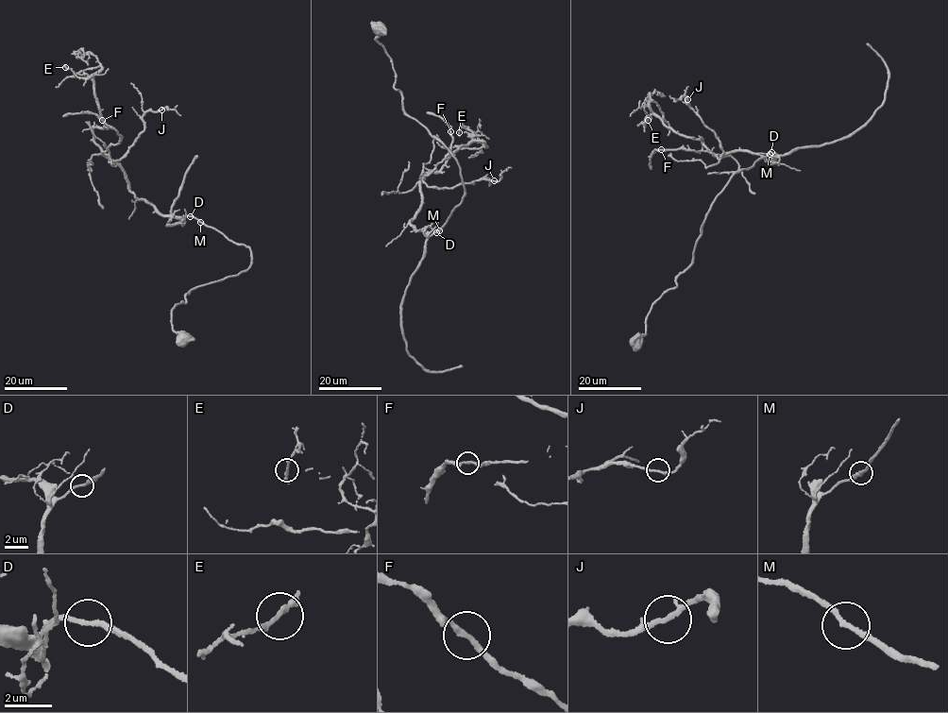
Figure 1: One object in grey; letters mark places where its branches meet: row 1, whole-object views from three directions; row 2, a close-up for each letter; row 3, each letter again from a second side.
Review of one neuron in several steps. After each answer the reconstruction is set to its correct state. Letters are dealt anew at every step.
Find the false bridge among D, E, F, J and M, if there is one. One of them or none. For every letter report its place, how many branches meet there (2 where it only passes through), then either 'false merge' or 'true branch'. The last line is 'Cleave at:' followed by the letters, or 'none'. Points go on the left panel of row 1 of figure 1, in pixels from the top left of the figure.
D: place (190, 216); branches 2; true branch
E: place (65, 67); branches 2; true branch
F: place (102, 120); branches 2; true branch
J: place (161, 110); branches 2; true branch
M: place (200, 222); branches 2; true branch
Cleave at: none

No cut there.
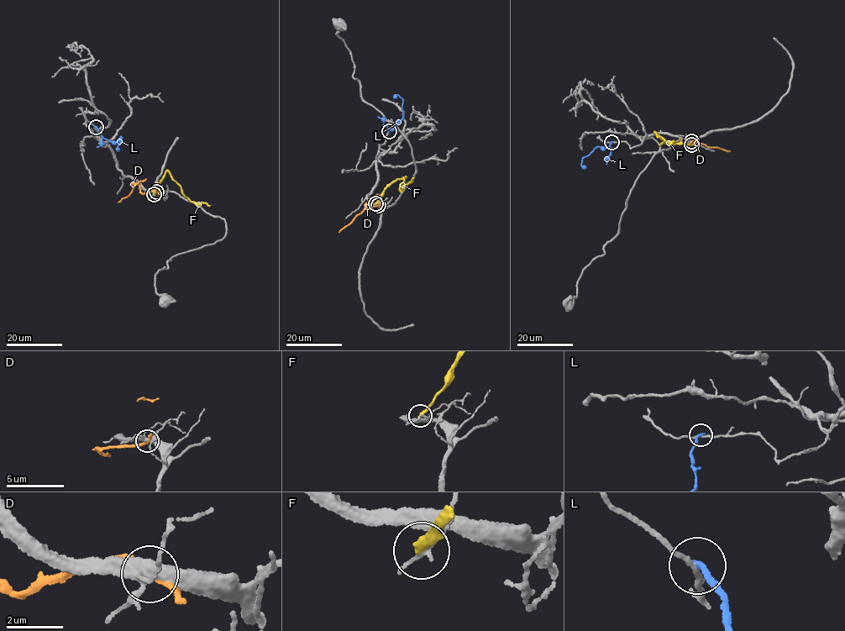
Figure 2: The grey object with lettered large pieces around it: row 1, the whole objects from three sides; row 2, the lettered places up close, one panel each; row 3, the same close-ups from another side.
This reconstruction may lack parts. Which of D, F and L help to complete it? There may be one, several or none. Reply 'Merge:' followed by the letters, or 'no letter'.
Merge: no letter

